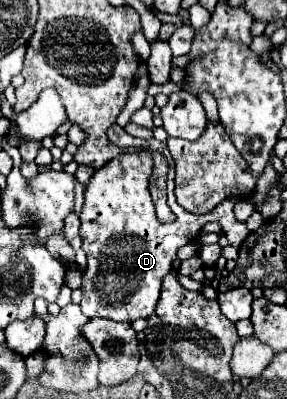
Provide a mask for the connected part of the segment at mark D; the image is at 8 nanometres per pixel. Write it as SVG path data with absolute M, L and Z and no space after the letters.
M148 150L141 152L130 152L130 154L120 154L112 162L108 162L104 168L96 170L94 176L90 178L86 192L84 192L84 208L80 214L80 236L82 236L82 248L88 254L88 266L84 270L84 282L82 282L82 302L80 308L84 316L88 318L110 318L116 322L134 322L138 318L150 318L158 298L160 298L160 286L162 278L172 270L172 260L176 258L176 250L200 234L202 226L206 222L220 222L222 232L228 236L228 242L232 246L240 246L242 240L246 238L248 230L244 222L238 222L234 218L234 204L236 200L224 200L216 210L196 216L192 212L186 212L178 204L178 218L172 224L160 224L156 220L156 214L152 210L152 198L148 192L148 182L152 176L152 156Z

